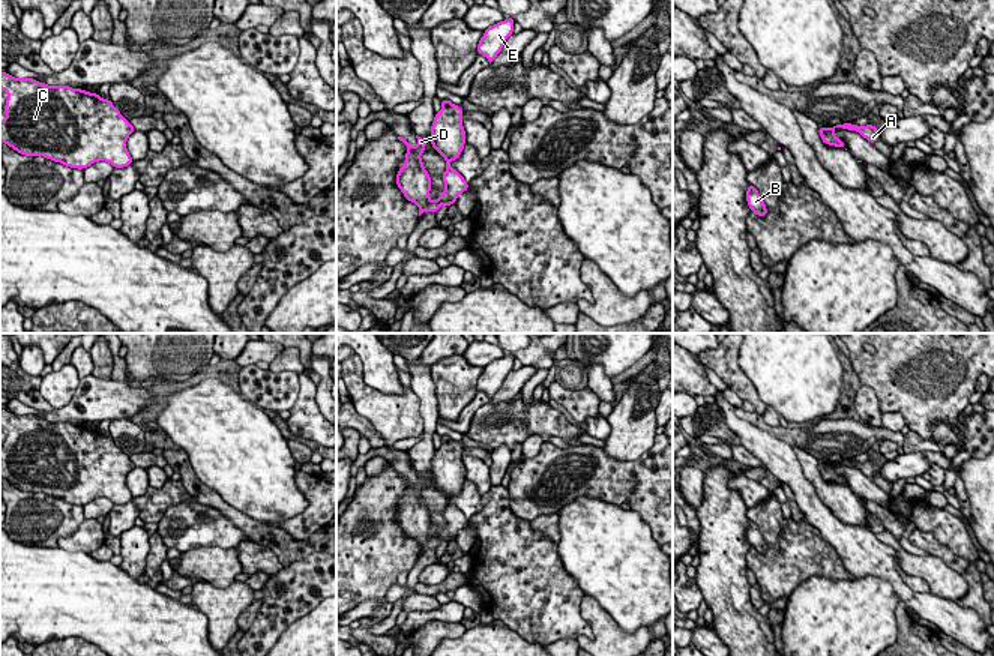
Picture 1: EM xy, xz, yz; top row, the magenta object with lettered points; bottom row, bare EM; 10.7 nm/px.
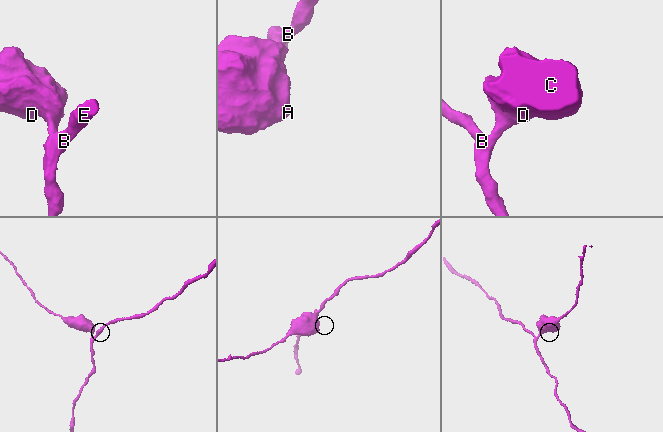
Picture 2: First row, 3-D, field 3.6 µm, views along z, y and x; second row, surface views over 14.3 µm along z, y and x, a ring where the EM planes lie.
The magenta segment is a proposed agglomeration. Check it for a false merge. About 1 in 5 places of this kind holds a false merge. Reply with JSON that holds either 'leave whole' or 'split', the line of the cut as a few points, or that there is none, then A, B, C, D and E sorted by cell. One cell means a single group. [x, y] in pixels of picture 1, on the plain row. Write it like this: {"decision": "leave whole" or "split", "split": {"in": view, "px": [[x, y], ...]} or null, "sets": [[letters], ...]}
{"decision": "leave whole", "split": null, "sets": [["A", "B", "C", "D", "E"]]}

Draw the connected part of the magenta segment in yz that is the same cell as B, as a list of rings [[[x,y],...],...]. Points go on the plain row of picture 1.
[[[748,521],[746,537],[748,537],[749,546],[752,546],[757,552],[763,554],[767,551],[767,543],[763,534],[760,533],[757,524],[752,521]]]

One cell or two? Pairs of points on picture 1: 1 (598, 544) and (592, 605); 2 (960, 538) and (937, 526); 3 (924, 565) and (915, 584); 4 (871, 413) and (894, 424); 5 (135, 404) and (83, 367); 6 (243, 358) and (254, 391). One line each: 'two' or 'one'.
1: two
2: one
3: two
4: two
5: two
6: two

